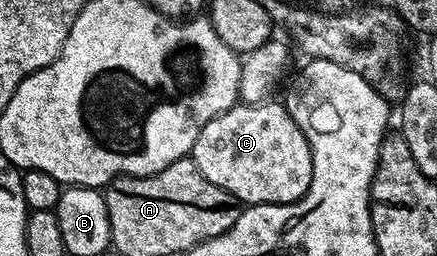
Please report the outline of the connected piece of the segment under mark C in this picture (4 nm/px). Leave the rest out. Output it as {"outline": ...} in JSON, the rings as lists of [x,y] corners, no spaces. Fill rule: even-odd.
{"outline":[[[281,102],[235,105],[200,129],[192,158],[212,181],[238,198],[239,204],[297,203],[308,193],[314,172],[314,152],[300,125],[292,121]]]}

